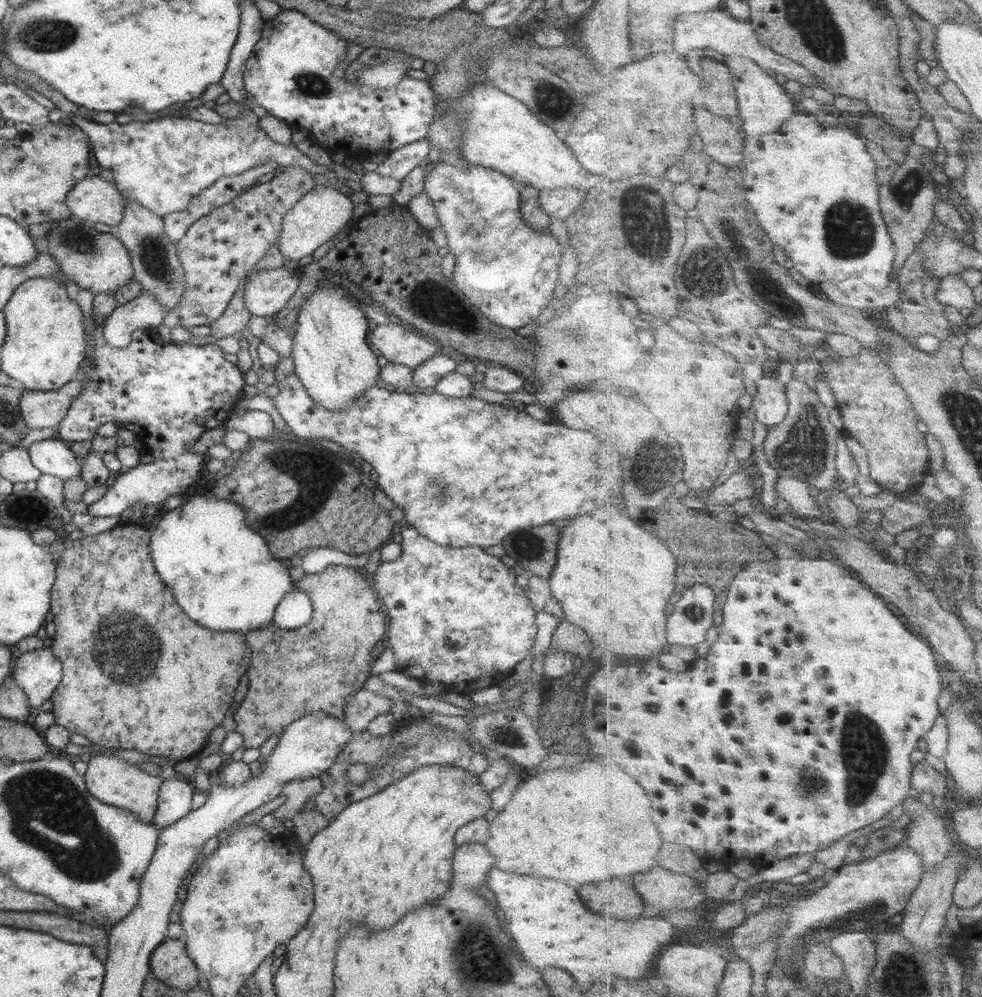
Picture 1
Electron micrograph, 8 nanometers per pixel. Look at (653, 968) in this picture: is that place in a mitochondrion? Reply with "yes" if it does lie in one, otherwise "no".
no

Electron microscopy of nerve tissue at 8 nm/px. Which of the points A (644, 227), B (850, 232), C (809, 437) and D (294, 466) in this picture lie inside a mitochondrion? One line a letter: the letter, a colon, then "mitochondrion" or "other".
A: mitochondrion
B: mitochondrion
C: mitochondrion
D: mitochondrion

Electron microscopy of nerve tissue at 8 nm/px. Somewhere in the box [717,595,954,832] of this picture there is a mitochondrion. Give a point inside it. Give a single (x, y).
(863, 746)

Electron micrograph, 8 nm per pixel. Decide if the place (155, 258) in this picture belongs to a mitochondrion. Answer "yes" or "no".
yes

